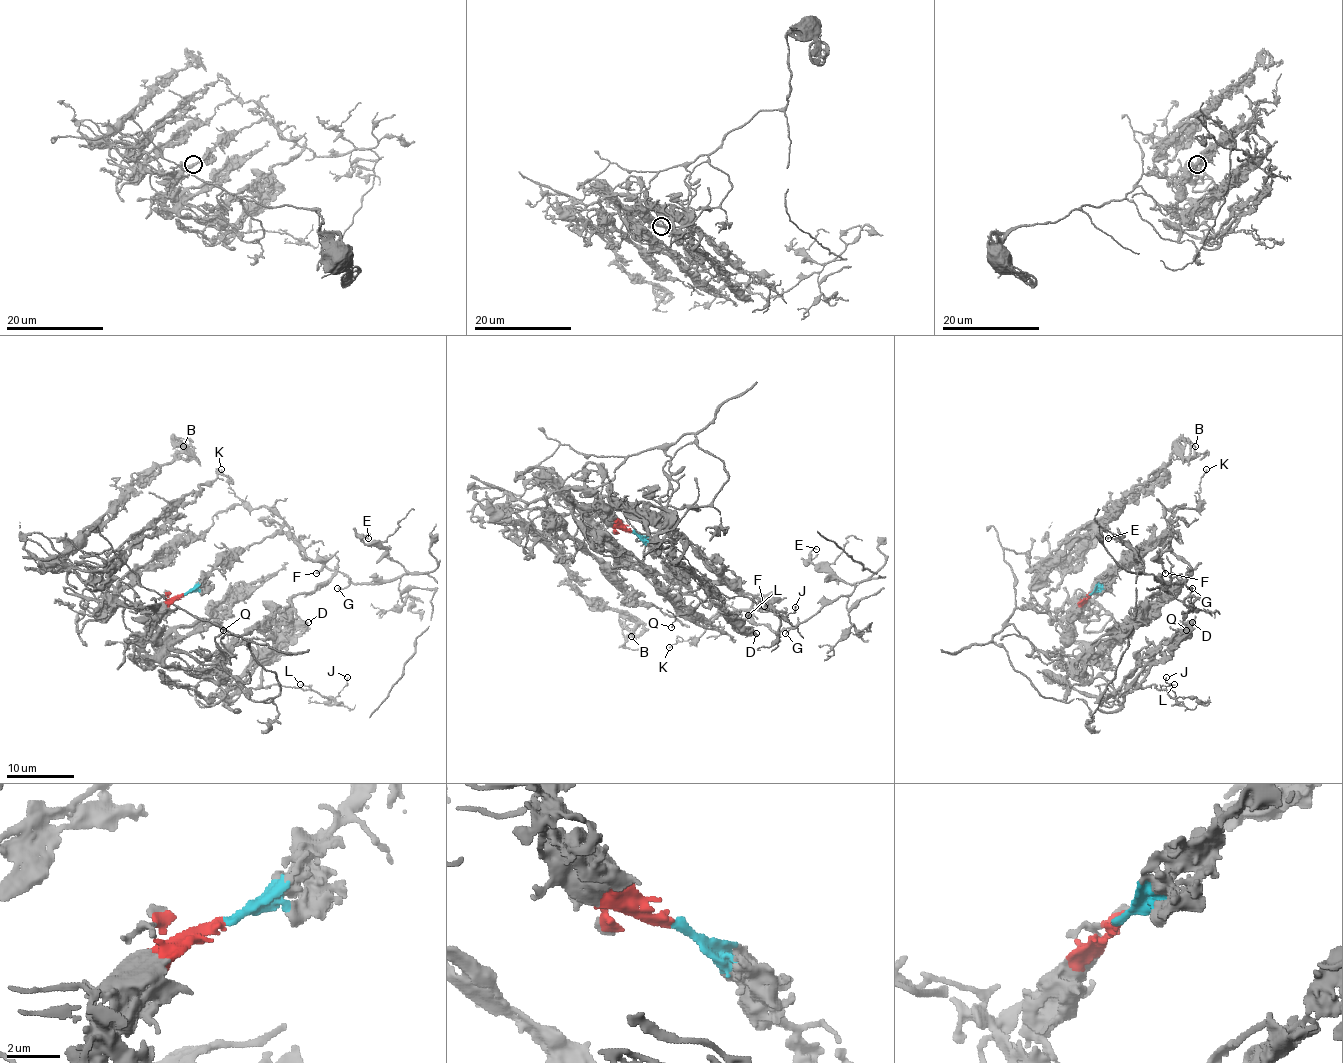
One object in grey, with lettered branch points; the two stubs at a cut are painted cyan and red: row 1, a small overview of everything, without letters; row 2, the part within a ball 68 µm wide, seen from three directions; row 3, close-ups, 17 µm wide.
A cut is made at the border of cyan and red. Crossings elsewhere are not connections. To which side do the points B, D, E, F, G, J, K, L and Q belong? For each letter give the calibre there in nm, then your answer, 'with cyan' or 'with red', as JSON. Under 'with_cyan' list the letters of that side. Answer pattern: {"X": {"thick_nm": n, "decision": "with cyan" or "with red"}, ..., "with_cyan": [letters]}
{"B": {"thick_nm": 180, "decision": "with red"}, "D": {"thick_nm": 480, "decision": "with red"}, "E": {"thick_nm": 130, "decision": "with cyan"}, "F": {"thick_nm": 200, "decision": "with cyan"}, "G": {"thick_nm": 140, "decision": "with cyan"}, "J": {"thick_nm": 100, "decision": "with red"}, "K": {"thick_nm": 110, "decision": "with cyan"}, "L": {"thick_nm": 120, "decision": "with red"}, "Q": {"thick_nm": 110, "decision": "with red"}, "with_cyan": ["E", "F", "G", "K"]}

